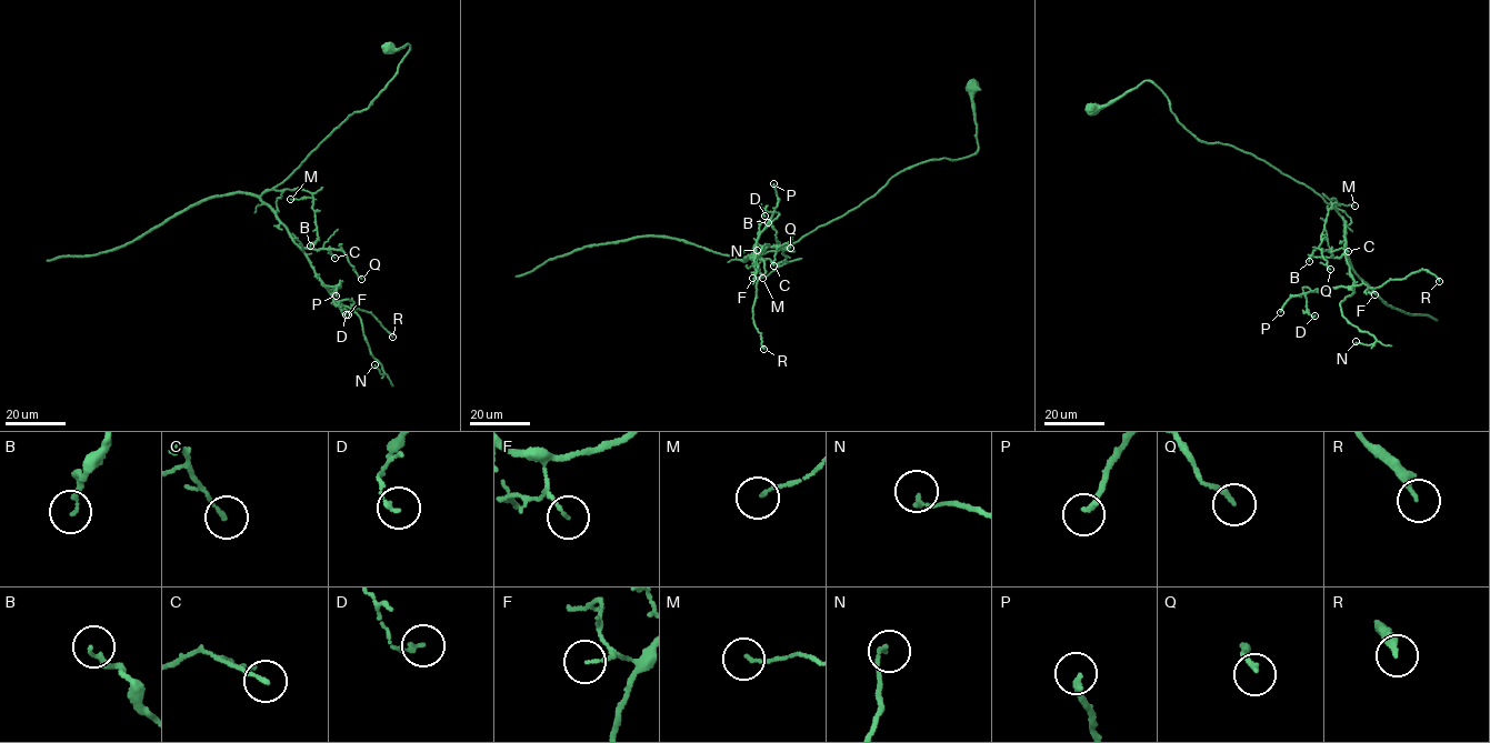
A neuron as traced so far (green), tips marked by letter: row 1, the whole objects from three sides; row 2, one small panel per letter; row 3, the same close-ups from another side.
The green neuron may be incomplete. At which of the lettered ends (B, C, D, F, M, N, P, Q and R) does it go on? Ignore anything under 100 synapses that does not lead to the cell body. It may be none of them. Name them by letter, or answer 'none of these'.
none of these

